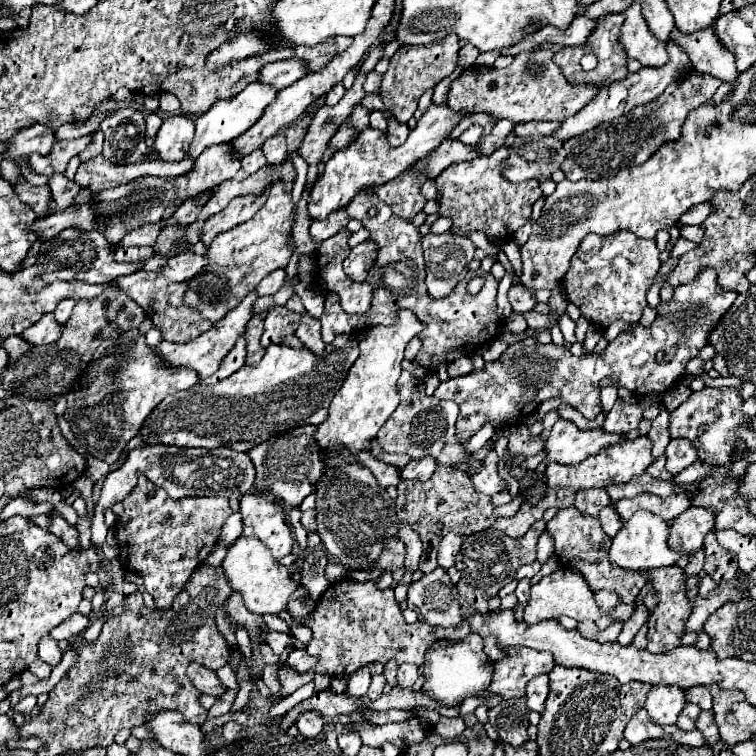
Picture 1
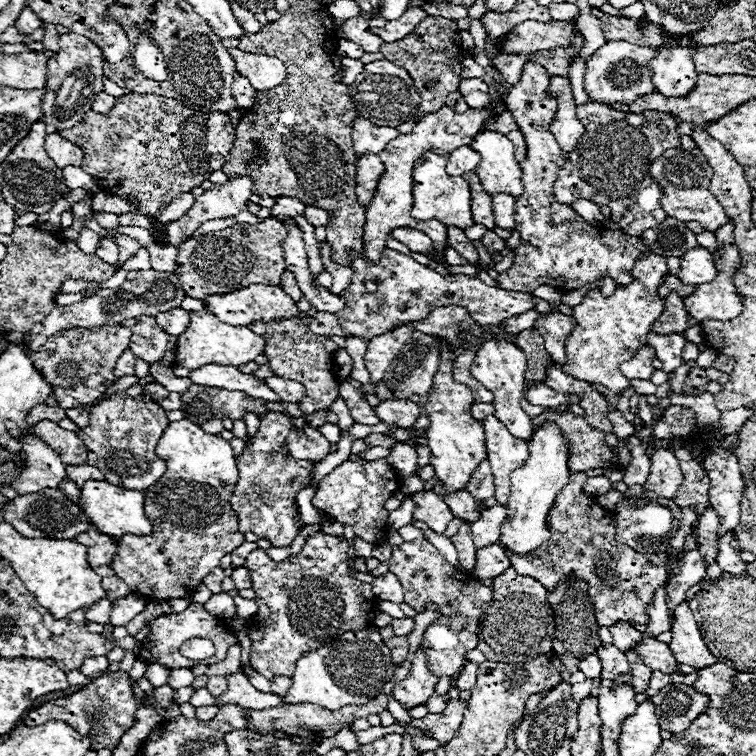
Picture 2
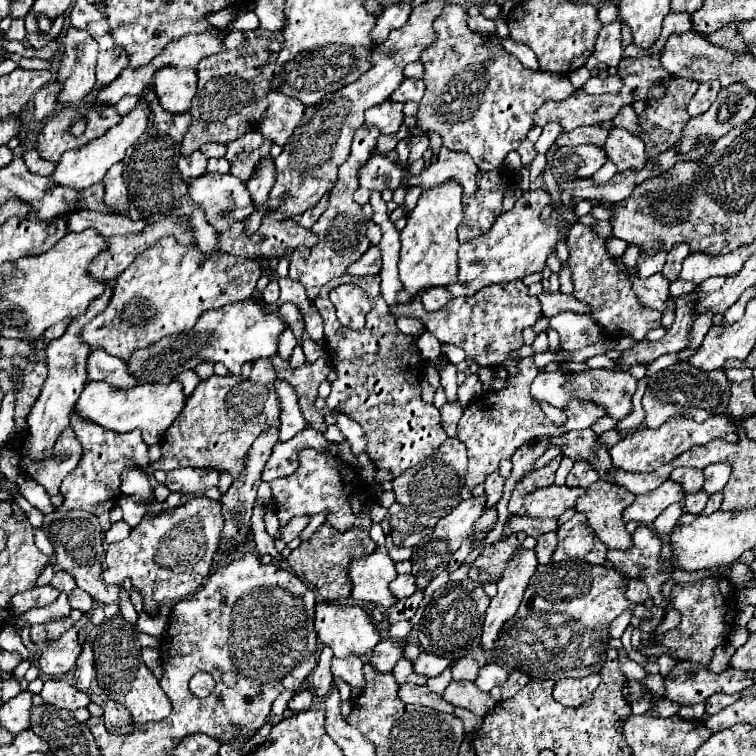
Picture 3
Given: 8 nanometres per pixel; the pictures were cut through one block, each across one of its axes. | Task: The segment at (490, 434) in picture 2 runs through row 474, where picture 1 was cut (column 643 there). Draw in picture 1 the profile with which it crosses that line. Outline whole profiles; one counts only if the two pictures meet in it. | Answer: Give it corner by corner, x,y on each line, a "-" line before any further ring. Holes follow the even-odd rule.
684,492
672,494
668,498
658,498
654,494
638,494
638,496
630,498
630,500
618,500
618,502
614,502
614,506
616,506
616,510
618,510
618,514
622,516
624,522
630,520
632,514
638,512
638,510
648,510
652,514
662,516
666,522
672,522
686,508
690,508
692,502

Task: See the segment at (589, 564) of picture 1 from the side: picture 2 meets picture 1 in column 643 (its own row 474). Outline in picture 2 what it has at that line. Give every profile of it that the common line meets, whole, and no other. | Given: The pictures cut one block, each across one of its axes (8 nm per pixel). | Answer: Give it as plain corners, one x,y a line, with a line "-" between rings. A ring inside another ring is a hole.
586,472
572,474
566,488
556,496
556,504
550,512
550,540
530,552
530,556
518,556
506,548
510,564
516,572
540,580
548,592
554,592
560,580
568,580
570,574
586,580
586,596
594,606
600,626
614,626
616,622
630,622
632,626
648,624
650,618
646,610
652,604
656,590
666,584
668,554
640,554
626,544
616,542
616,522
612,520
612,512
610,518
606,518
608,510
602,508
592,494
584,492
586,478

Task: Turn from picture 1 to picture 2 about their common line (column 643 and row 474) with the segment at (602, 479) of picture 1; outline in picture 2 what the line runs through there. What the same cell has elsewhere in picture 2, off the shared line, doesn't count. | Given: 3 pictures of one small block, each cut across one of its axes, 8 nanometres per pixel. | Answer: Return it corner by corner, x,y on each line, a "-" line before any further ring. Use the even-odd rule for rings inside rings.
442,348
440,352
440,374
434,378
432,392
428,394
428,402
424,404
424,410
430,418
430,430
426,434
428,446
432,450
430,464
436,470
438,480
444,484
444,490
448,494
466,488
472,474
476,472
476,466
486,458
486,440
484,430
478,420
472,418
470,406
474,404
472,392
466,384
454,382
452,378
452,354

